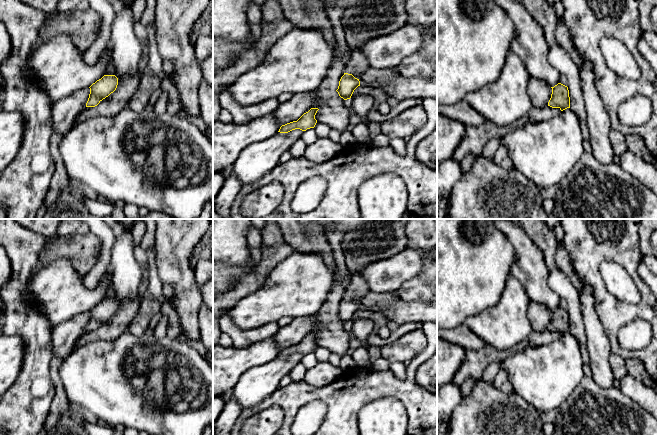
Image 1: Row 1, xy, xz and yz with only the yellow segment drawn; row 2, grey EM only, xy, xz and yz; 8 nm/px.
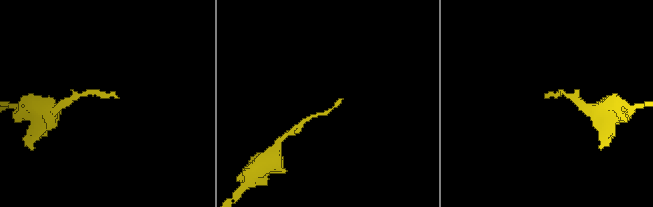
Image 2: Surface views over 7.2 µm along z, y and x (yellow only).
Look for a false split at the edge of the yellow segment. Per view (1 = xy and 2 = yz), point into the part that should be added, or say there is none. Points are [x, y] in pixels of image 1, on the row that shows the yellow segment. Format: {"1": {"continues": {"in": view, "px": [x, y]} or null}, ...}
{"1": {"continues": null}, "2": {"continues": null}}

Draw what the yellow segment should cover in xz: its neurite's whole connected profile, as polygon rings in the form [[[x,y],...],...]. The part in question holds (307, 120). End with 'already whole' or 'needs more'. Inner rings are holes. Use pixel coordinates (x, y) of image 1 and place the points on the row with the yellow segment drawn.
[[[311,108],[308,112],[304,113],[297,121],[282,125],[278,132],[288,133],[295,129],[306,131],[307,129],[314,128],[317,123],[315,115],[318,110],[318,108]]] | already whole

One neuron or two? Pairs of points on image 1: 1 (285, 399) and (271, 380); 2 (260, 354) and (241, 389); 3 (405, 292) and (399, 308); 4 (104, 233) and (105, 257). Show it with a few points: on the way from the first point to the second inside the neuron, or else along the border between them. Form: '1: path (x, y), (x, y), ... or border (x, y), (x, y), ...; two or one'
1: border (279, 387), (259, 403); two
2: border (276, 357), (250, 367), (237, 382); two
3: border (400, 298), (406, 301), (425, 302); two
4: path (106, 239), (106, 251); one

